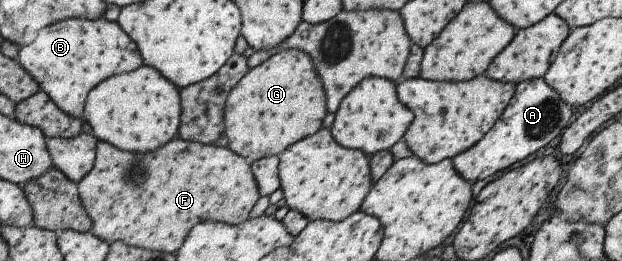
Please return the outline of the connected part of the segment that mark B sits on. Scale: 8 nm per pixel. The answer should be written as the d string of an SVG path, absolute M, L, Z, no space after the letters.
M104 17L93 21L71 18L58 21L55 25L48 25L37 33L33 43L23 46L18 55L21 67L33 76L40 85L41 91L49 94L60 111L77 118L82 118L88 93L96 85L115 74L132 72L143 65L137 44L129 37L129 34L125 33L118 22L109 21Z

